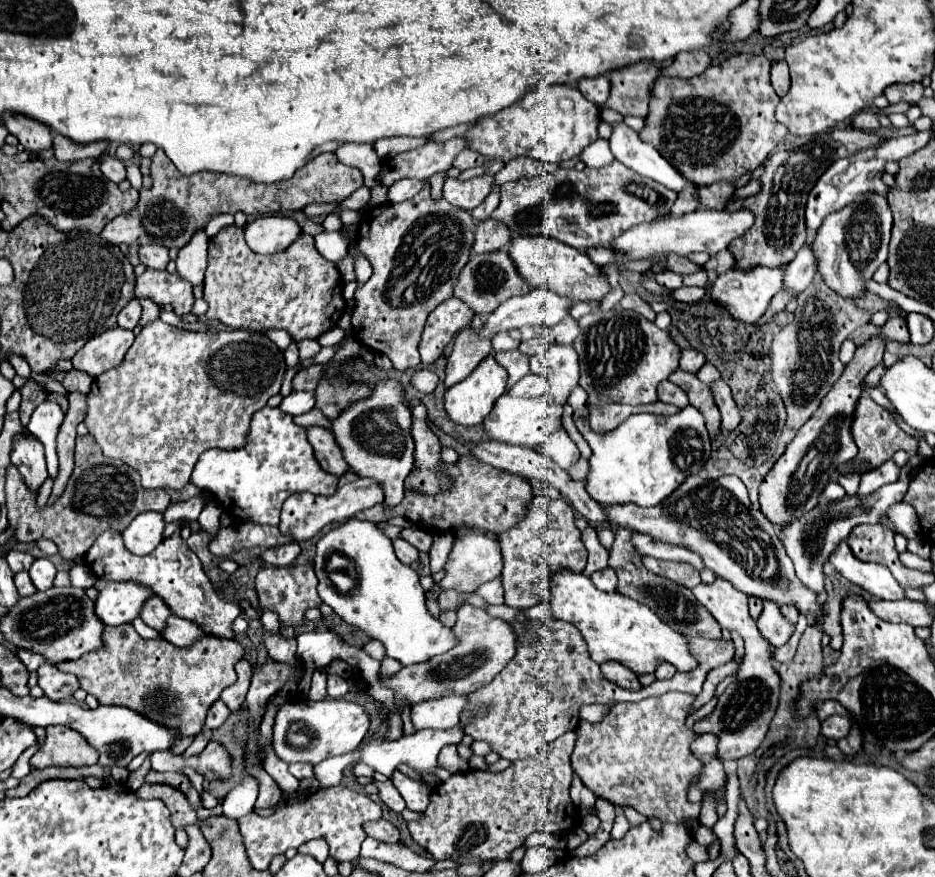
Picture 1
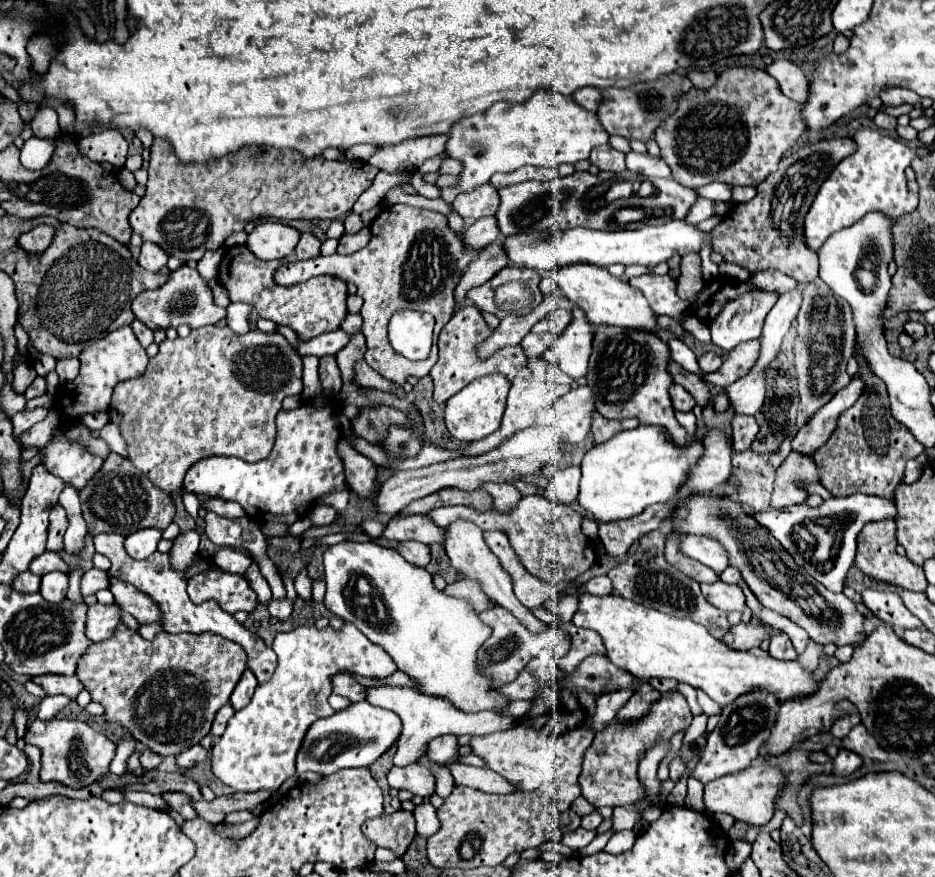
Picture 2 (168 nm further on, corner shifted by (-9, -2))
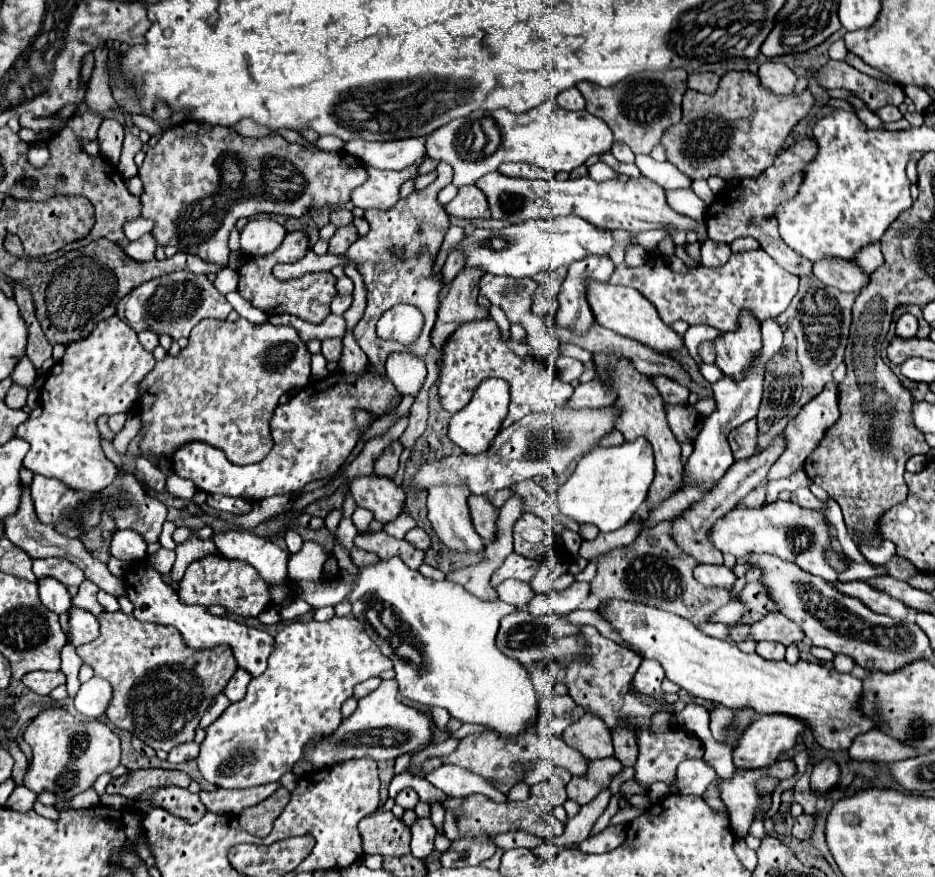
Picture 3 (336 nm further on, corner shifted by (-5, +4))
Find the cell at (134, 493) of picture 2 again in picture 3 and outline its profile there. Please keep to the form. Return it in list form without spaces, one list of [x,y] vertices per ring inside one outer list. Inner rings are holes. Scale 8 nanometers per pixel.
[[[119,471],[113,485],[109,485],[107,489],[101,491],[101,497],[105,499],[105,509],[113,509],[113,517],[115,517],[119,529],[133,529],[139,535],[143,535],[143,539],[147,543],[157,543],[159,541],[159,533],[161,533],[163,523],[165,523],[167,509],[161,501],[145,495],[145,491],[137,483],[135,475],[127,475],[125,471]]]

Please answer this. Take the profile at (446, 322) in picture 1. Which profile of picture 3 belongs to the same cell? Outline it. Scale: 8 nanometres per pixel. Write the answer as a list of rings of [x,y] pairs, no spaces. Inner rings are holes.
[[[493,319],[489,321],[471,321],[461,325],[445,343],[443,361],[439,365],[439,395],[441,405],[446,411],[456,413],[471,399],[477,386],[487,377],[499,377],[509,381],[529,381],[547,367],[539,359],[521,359],[515,355],[499,337],[499,327]]]

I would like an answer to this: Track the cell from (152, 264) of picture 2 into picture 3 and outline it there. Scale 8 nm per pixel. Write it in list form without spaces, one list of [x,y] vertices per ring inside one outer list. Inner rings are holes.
[[[143,235],[137,241],[129,243],[127,247],[123,247],[123,253],[129,255],[135,261],[147,261],[155,257],[155,237],[153,235]]]

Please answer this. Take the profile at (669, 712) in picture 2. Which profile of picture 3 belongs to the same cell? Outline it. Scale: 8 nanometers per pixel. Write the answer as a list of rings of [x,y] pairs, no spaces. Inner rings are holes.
[[[601,759],[601,761],[591,761],[587,775],[585,777],[573,777],[567,785],[567,795],[571,801],[585,805],[589,803],[601,789],[609,787],[611,779],[623,769],[623,765],[615,759]]]

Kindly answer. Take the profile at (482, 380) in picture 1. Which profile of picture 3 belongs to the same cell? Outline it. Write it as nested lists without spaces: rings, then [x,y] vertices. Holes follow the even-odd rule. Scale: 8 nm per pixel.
[[[485,379],[473,393],[469,405],[463,407],[459,413],[453,413],[449,423],[449,439],[455,445],[459,445],[465,453],[483,453],[499,433],[501,423],[507,417],[507,407],[509,407],[509,383],[503,379]]]

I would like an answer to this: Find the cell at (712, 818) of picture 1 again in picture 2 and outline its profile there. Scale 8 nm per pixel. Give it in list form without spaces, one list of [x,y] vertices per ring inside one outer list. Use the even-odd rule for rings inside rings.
[[[759,756],[751,766],[739,773],[723,775],[705,785],[705,809],[711,813],[727,813],[737,821],[745,821],[751,825],[765,825],[773,815],[773,799],[777,789],[783,785],[783,775],[779,769],[767,765]]]

